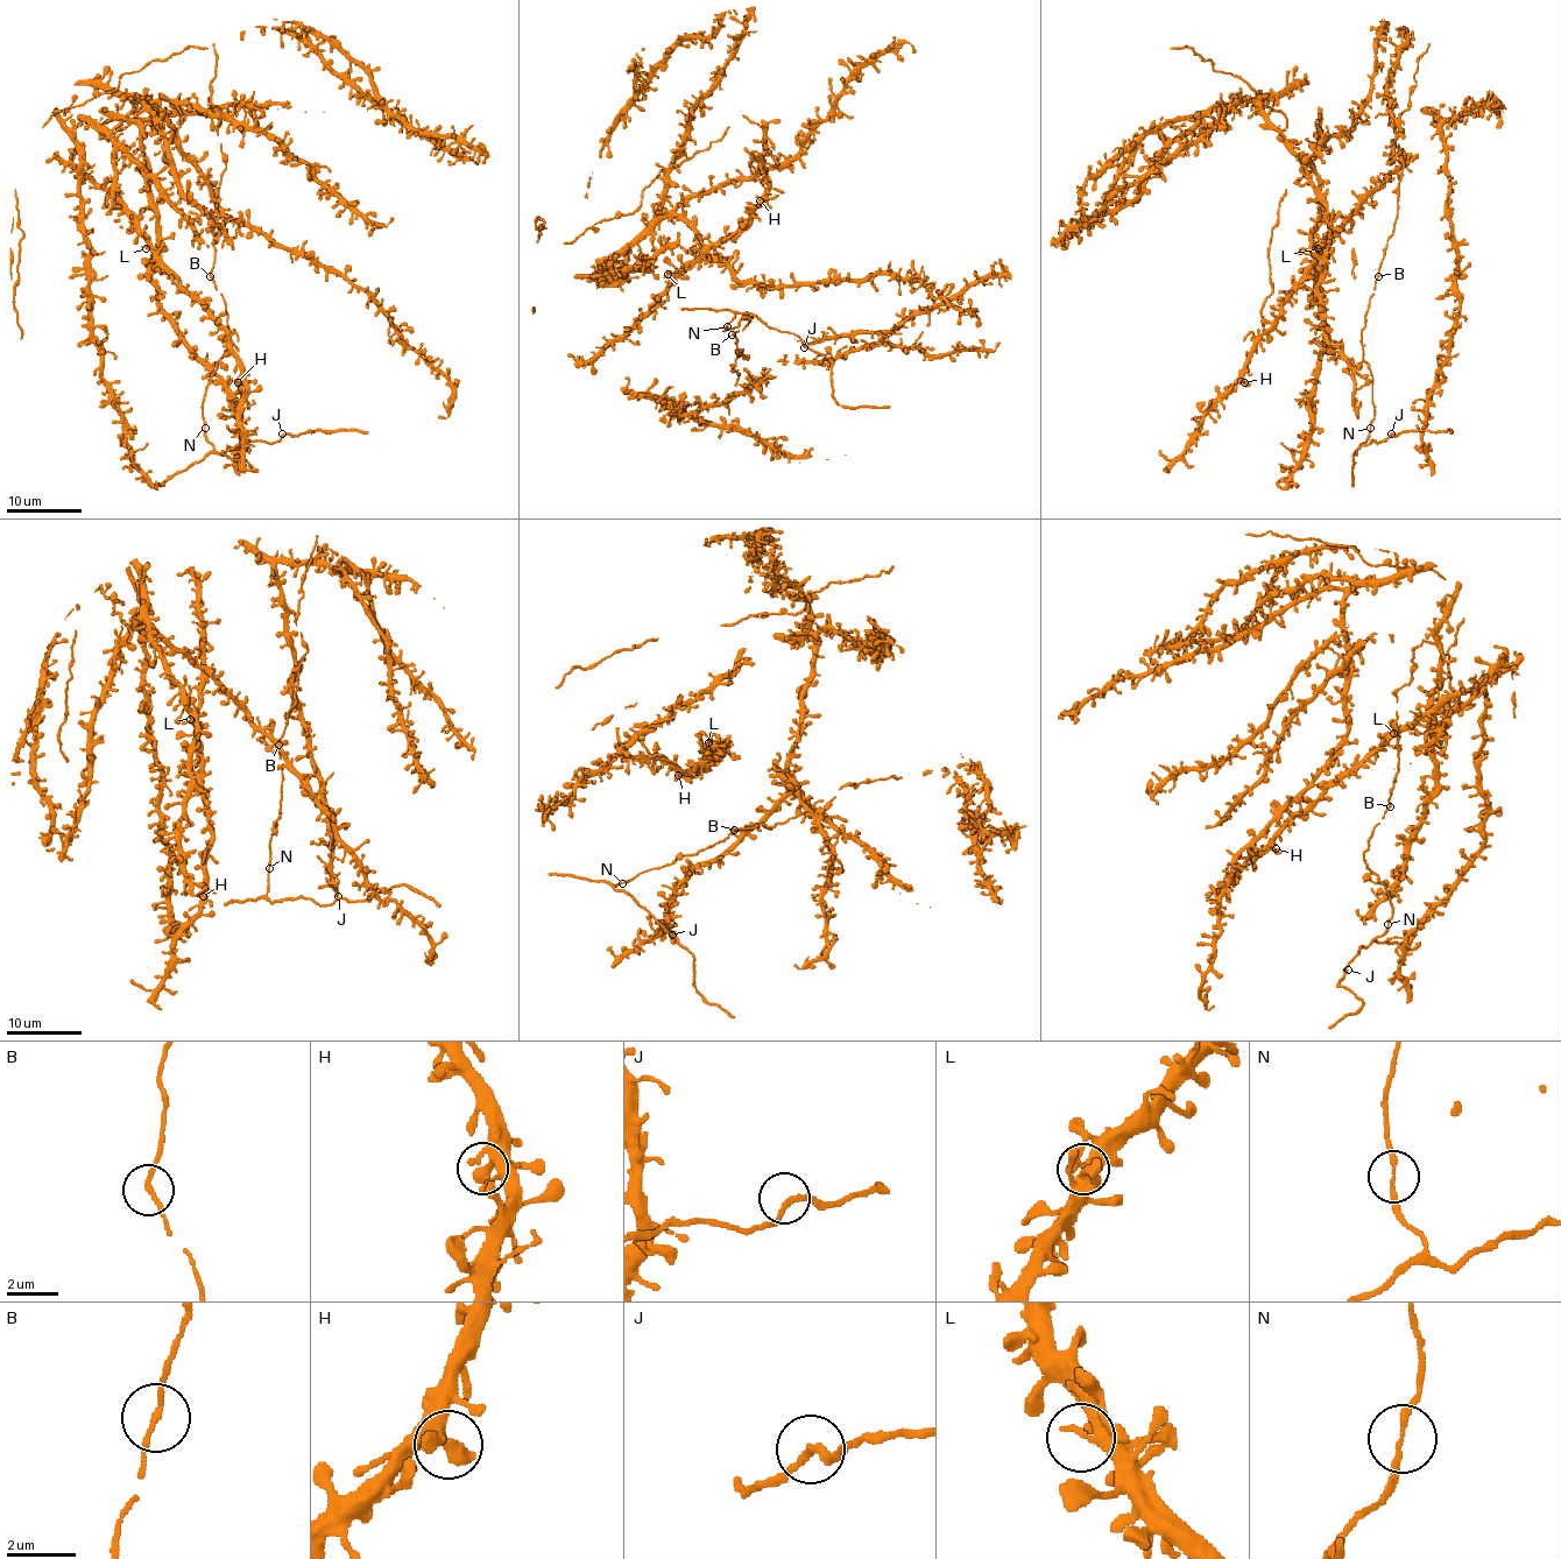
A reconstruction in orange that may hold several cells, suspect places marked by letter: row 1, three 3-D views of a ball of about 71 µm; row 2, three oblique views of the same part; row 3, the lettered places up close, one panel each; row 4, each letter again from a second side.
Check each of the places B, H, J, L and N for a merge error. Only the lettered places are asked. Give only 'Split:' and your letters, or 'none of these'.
Split: none of these

